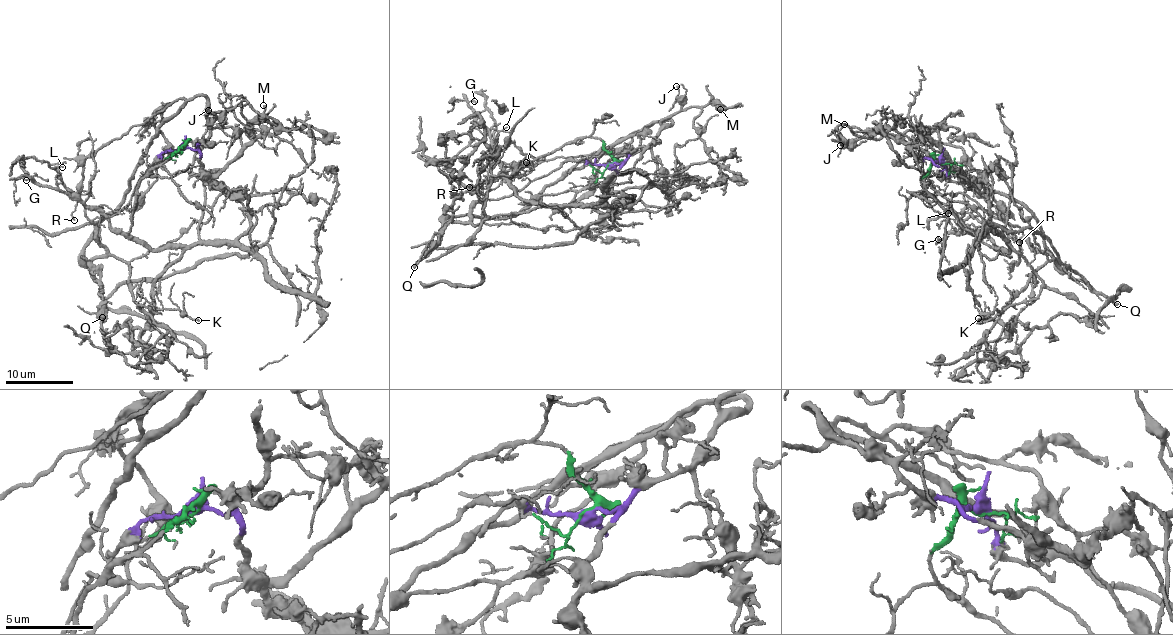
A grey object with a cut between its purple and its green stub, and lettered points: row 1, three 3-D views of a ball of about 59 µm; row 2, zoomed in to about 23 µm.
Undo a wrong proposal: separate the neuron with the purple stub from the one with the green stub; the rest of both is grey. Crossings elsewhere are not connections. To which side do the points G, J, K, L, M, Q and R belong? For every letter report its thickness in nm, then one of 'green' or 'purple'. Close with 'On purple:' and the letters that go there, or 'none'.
G: calibre 140 nm; green
J: calibre 130 nm; purple
K: calibre 120 nm; green
L: calibre 100 nm; purple
M: calibre 160 nm; purple
Q: calibre 280 nm; purple
R: calibre 140 nm; purple
On purple: J, L, M, Q, R

